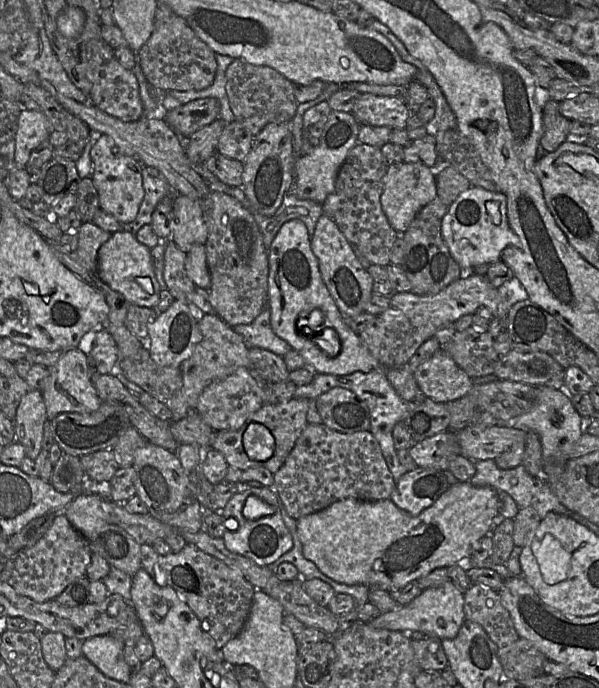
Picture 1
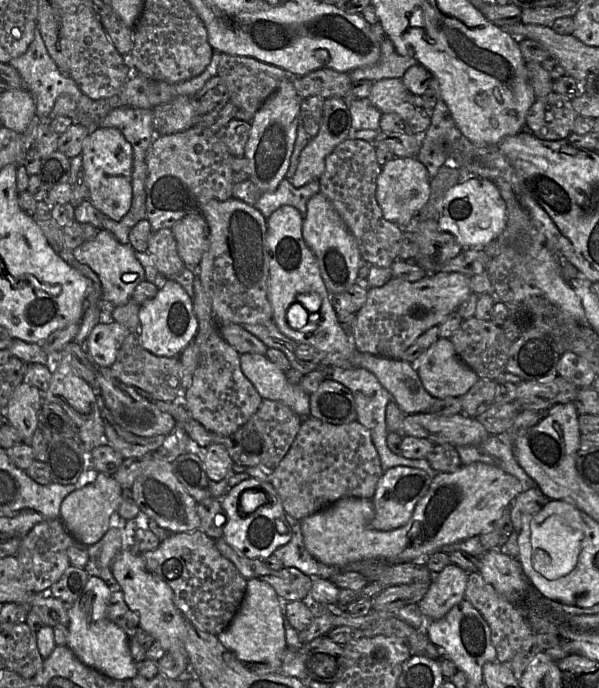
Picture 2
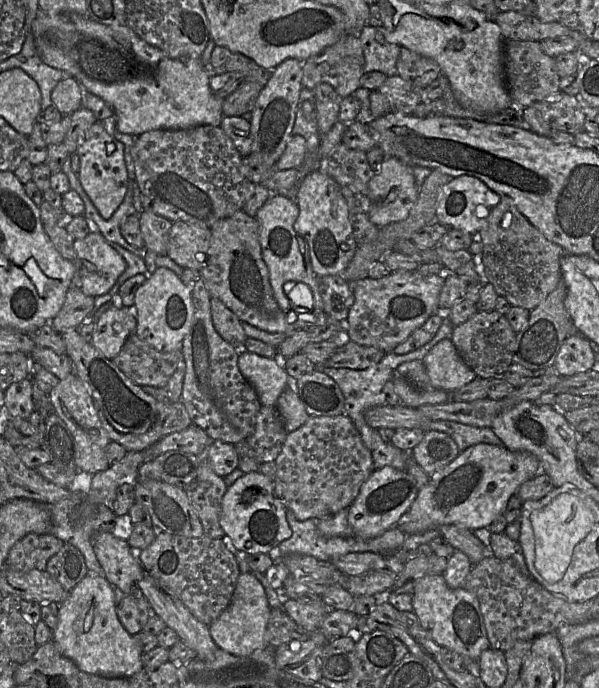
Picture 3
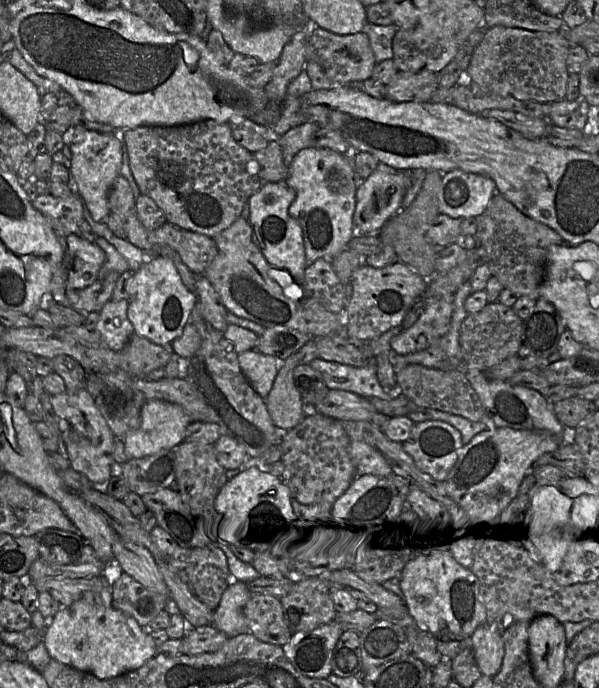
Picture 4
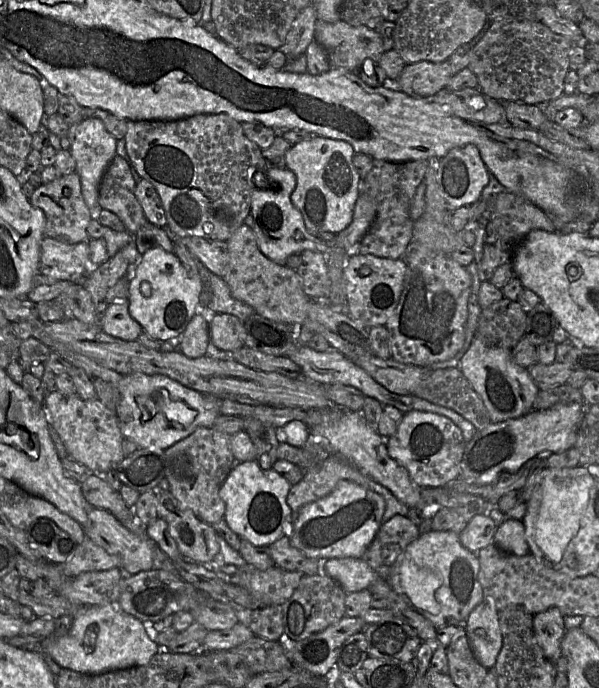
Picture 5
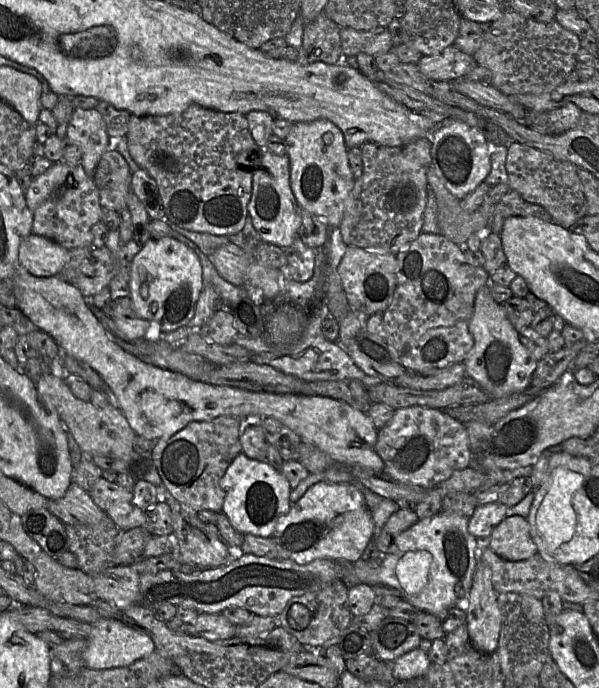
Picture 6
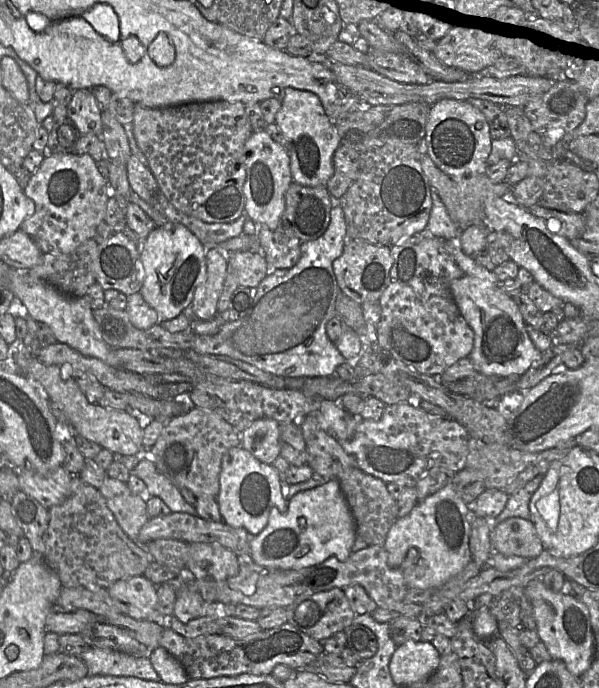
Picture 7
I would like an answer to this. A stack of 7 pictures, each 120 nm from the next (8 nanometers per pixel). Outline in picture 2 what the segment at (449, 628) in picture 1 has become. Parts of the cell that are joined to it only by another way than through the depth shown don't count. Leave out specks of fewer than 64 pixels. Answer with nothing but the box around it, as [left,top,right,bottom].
[418,562,468,620]

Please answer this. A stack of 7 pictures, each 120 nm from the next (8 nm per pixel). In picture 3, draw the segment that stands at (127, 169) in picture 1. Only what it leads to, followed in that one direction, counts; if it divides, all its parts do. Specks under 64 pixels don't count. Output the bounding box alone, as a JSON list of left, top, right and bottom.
[76,121,128,219]

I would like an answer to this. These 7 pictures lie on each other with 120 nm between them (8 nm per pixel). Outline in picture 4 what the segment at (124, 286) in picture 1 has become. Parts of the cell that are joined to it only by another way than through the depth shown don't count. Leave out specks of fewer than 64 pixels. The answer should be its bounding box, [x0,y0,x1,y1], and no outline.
[65,235,105,289]

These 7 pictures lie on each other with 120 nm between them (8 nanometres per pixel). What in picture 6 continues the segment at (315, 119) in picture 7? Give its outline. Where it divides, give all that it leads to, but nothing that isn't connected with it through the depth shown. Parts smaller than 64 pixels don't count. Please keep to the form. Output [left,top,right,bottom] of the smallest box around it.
[285,119,355,229]

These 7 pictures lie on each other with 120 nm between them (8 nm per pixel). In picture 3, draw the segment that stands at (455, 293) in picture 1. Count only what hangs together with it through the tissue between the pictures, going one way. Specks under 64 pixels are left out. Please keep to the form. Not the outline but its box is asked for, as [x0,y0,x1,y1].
[345,270,444,353]

